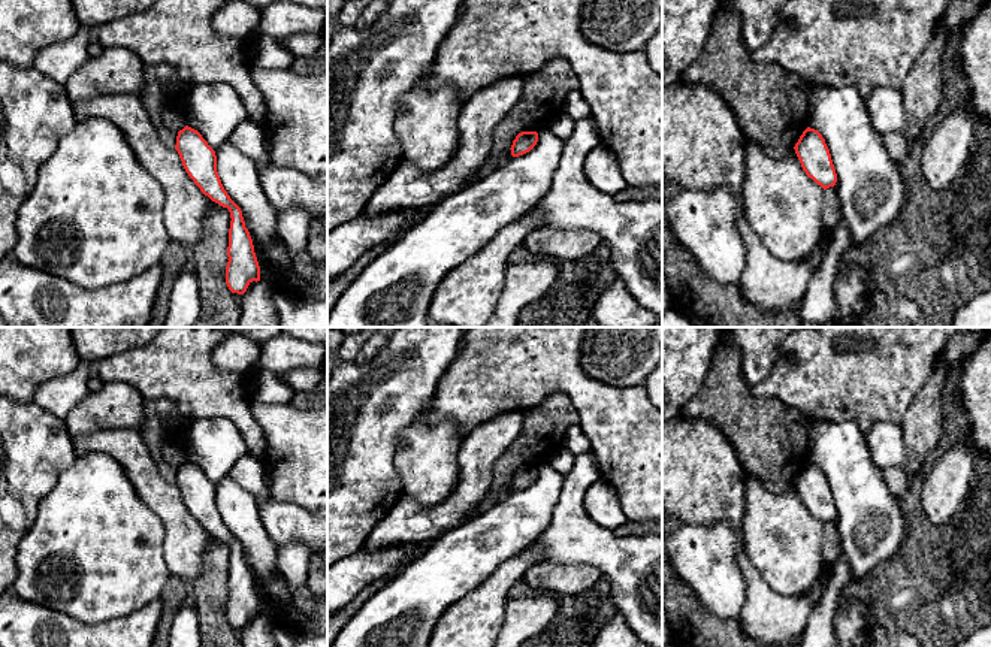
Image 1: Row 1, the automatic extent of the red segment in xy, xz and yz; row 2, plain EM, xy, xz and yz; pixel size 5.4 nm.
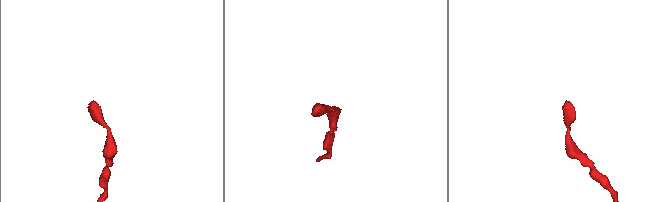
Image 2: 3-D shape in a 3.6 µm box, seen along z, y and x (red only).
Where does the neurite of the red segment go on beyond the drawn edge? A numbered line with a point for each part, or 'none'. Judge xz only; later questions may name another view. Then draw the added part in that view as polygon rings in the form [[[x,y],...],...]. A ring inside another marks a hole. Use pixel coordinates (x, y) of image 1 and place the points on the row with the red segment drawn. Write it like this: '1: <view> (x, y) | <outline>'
none

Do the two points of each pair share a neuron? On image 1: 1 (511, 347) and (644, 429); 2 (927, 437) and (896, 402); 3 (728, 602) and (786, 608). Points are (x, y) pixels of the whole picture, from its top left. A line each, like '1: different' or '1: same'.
1: same
2: different
3: different

